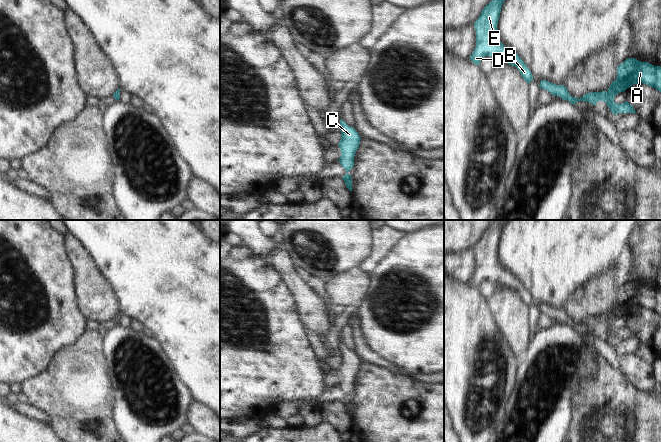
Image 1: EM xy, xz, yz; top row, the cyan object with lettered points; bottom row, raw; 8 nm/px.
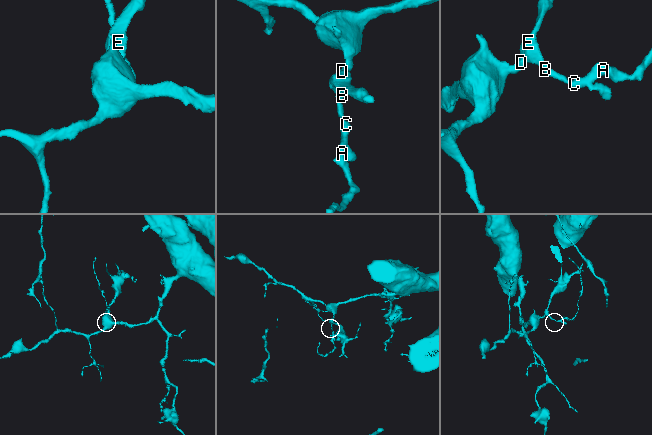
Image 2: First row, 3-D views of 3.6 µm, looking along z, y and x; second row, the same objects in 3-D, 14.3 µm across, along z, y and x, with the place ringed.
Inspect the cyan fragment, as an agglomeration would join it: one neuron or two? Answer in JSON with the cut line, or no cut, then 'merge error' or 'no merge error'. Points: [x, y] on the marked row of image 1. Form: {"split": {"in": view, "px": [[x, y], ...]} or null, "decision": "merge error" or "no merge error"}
{"split": null, "decision": "no merge error"}

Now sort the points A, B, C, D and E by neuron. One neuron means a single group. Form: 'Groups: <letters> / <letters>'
Groups: A B C D E

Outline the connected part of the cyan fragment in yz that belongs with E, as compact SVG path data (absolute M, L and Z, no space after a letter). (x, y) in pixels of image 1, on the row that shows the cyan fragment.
M492 0L484 7L479 18L474 23L476 30L476 47L469 57L472 62L479 65L485 56L502 60L509 65L515 66L523 79L529 84L533 80L530 69L517 53L503 45L497 32L497 24L501 8L505 0Z

